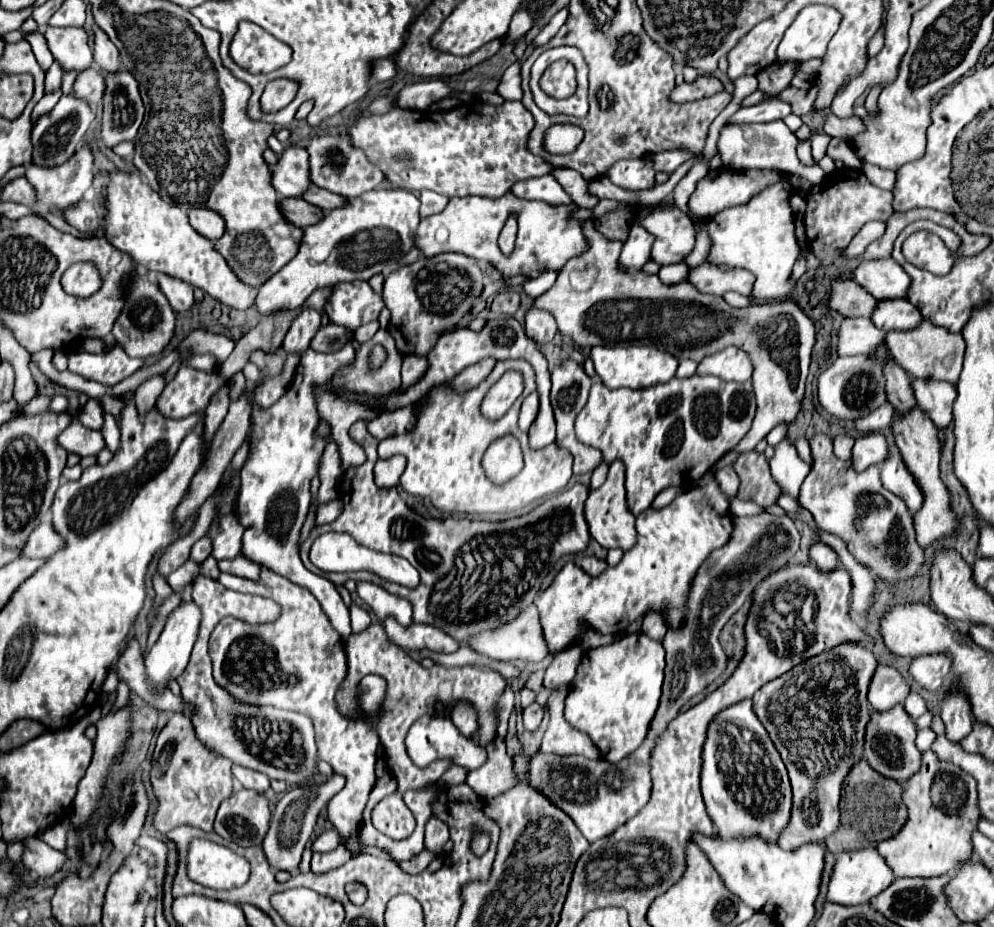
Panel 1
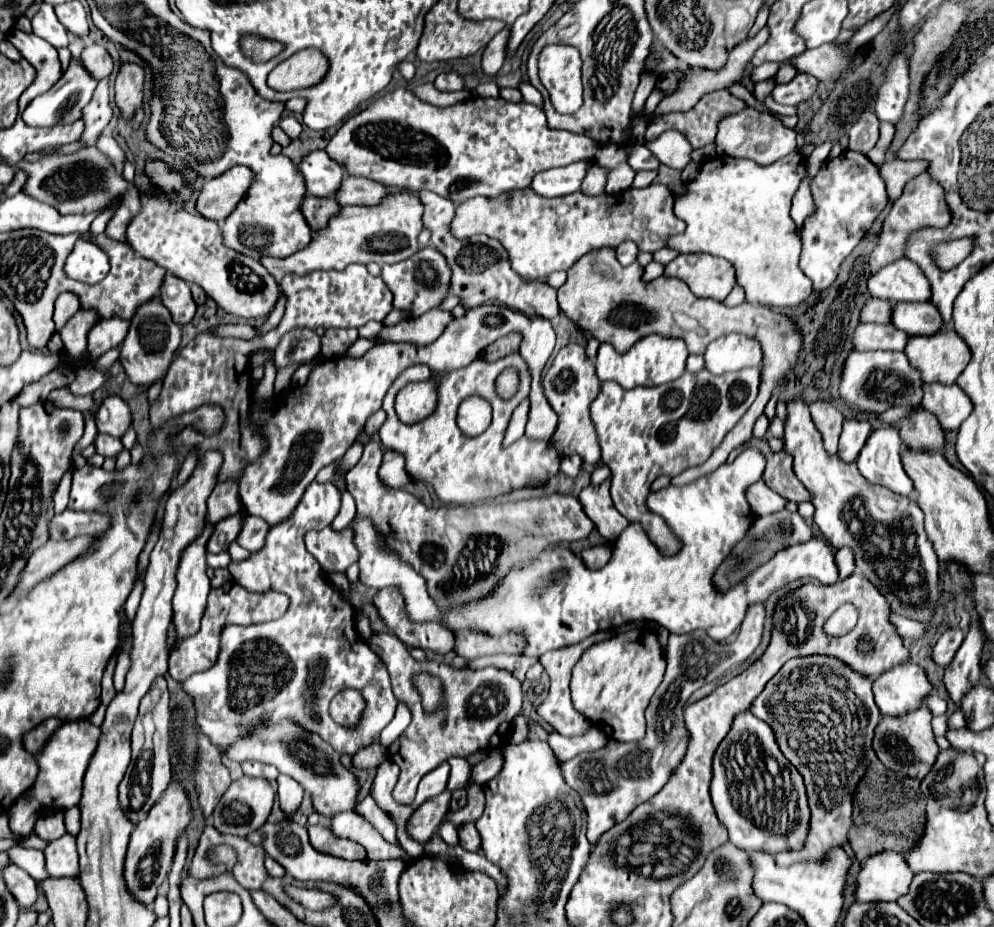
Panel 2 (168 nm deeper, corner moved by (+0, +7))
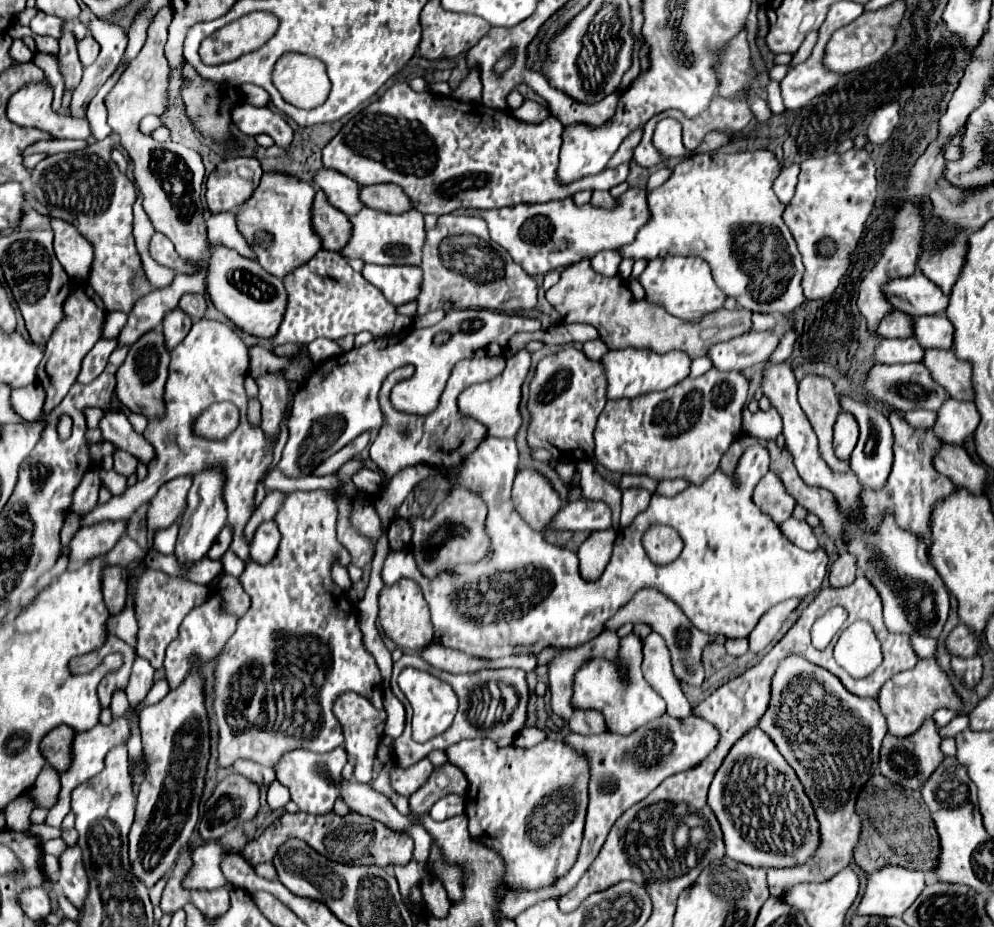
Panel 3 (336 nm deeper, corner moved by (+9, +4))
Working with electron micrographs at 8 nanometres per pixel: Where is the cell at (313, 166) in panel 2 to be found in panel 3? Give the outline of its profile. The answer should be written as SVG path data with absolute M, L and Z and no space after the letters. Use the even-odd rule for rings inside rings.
M317 170L313 176L313 186L317 190L323 190L327 202L347 216L353 216L357 210L363 208L359 200L359 184L351 178L345 178L343 174L337 174L337 170Z

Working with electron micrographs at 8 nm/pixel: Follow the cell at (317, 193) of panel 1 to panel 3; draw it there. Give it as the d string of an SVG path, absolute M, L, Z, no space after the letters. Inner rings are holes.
M373 184L373 186L361 186L359 200L373 210L389 212L389 214L401 214L405 210L411 210L409 198L405 198L403 190L393 184Z

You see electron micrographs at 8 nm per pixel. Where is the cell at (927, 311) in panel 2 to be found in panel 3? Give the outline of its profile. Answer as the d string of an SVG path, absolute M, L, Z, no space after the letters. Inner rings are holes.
M943 314L913 318L913 338L923 348L951 348L953 326Z

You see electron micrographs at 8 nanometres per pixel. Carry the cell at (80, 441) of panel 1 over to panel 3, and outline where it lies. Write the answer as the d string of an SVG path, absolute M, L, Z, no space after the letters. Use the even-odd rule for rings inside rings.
M117 450L113 454L113 468L115 472L123 474L123 476L129 476L135 472L135 466L137 466L137 458L133 458L129 452L123 452L123 450Z

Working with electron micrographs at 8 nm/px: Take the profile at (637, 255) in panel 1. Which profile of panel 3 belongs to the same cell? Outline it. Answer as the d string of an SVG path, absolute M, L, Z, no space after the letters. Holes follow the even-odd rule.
M605 252L605 254L597 254L597 256L591 258L593 270L597 270L603 276L617 274L619 262L621 262L621 254L619 252Z

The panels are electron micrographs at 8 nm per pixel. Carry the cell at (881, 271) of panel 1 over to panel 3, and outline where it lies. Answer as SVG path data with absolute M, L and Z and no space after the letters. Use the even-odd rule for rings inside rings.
M911 274L907 278L891 278L883 284L887 302L909 316L939 314L949 304L949 298L923 274Z

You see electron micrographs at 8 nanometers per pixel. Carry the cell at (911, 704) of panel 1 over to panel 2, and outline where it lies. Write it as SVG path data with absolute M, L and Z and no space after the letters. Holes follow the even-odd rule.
M938 693L930 695L930 697L926 699L926 705L930 707L930 711L932 711L934 715L944 715L944 713L946 713L946 701L944 701Z

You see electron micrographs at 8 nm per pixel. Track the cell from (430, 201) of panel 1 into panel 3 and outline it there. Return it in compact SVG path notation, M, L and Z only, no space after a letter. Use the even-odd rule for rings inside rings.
M445 214L437 218L437 226L427 232L423 244L423 290L417 298L419 314L431 312L435 308L485 308L497 312L517 312L517 310L533 310L537 306L537 284L535 280L525 274L503 250L489 238L485 220L469 218L469 216L453 216Z

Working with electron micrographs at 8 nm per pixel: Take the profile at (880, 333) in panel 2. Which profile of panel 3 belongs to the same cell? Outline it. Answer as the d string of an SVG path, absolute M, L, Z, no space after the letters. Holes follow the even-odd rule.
M877 338L873 358L879 364L905 364L921 362L923 348L915 338Z

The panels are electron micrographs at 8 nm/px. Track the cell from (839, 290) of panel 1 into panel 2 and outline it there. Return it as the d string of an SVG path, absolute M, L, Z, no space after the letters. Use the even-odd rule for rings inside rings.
M870 299L862 309L862 321L864 323L890 323L890 307L892 303L886 303L884 299Z

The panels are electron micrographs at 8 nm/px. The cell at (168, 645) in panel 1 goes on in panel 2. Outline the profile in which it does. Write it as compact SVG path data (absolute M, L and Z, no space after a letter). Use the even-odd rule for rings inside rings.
M204 523L204 529L202 533L198 535L198 539L194 539L184 551L182 551L182 559L180 559L180 567L178 567L178 573L176 573L176 581L178 581L178 587L176 587L176 593L174 593L174 601L172 601L172 607L174 607L174 623L176 623L176 631L178 631L178 639L184 639L188 635L194 635L200 627L200 619L202 619L202 613L206 609L206 597L210 593L210 579L206 575L206 543L210 539L214 531L214 525L210 523Z

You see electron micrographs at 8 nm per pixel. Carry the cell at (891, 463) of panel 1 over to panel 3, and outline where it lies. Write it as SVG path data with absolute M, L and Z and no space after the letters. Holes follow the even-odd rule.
M843 398L841 400L841 408L847 412L853 412L857 424L859 424L859 442L851 454L851 470L857 474L857 478L861 480L861 484L865 488L871 490L879 490L881 486L885 486L889 472L891 472L891 462L893 462L893 434L891 434L891 426L889 420L871 404L865 402L853 402L851 398Z

